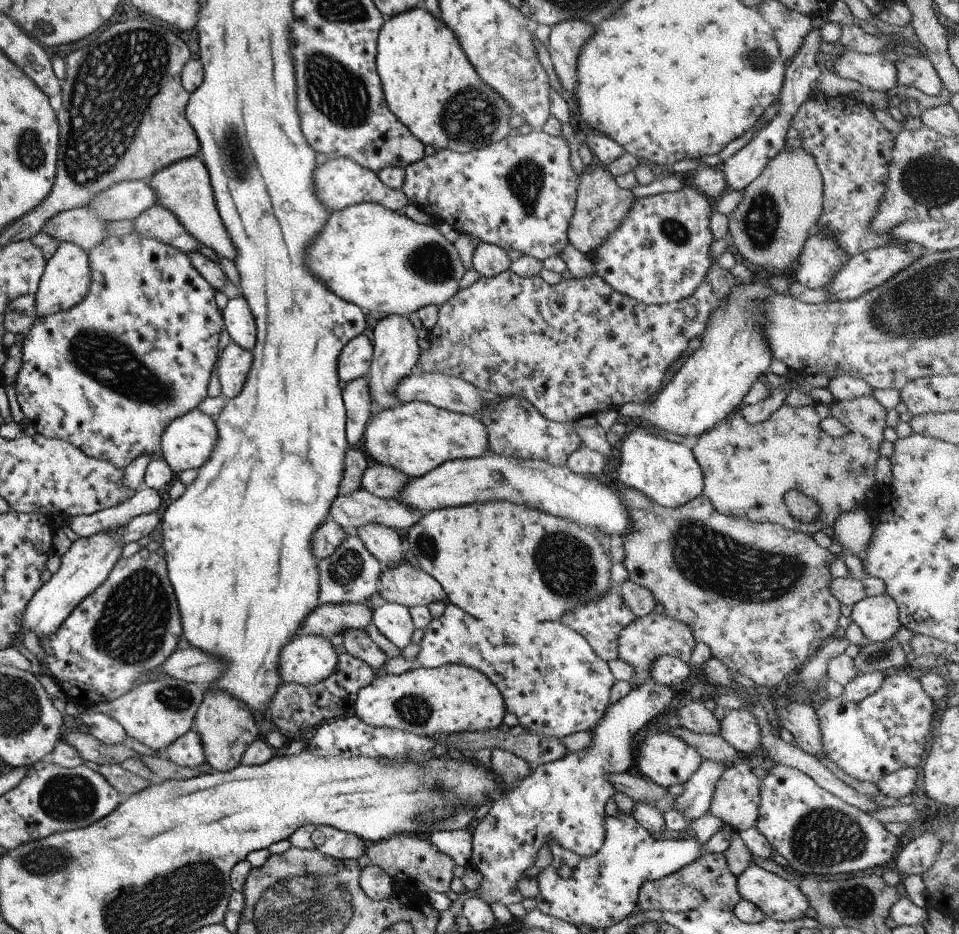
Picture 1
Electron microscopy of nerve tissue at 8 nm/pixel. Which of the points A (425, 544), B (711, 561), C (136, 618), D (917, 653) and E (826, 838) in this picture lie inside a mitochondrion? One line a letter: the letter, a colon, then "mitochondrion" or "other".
A: mitochondrion
B: mitochondrion
C: mitochondrion
D: other
E: mitochondrion

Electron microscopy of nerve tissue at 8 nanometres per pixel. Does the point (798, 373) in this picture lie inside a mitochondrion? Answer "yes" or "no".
no

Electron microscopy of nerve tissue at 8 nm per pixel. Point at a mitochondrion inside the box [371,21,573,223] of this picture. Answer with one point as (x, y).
(471, 116)

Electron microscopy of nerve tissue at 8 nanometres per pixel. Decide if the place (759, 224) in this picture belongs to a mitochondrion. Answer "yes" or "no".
yes

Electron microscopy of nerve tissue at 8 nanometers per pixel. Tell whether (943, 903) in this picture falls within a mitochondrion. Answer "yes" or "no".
no

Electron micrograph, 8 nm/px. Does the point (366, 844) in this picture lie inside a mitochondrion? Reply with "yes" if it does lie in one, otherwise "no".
no

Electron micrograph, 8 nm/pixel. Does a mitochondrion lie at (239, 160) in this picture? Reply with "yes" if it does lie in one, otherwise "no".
yes

